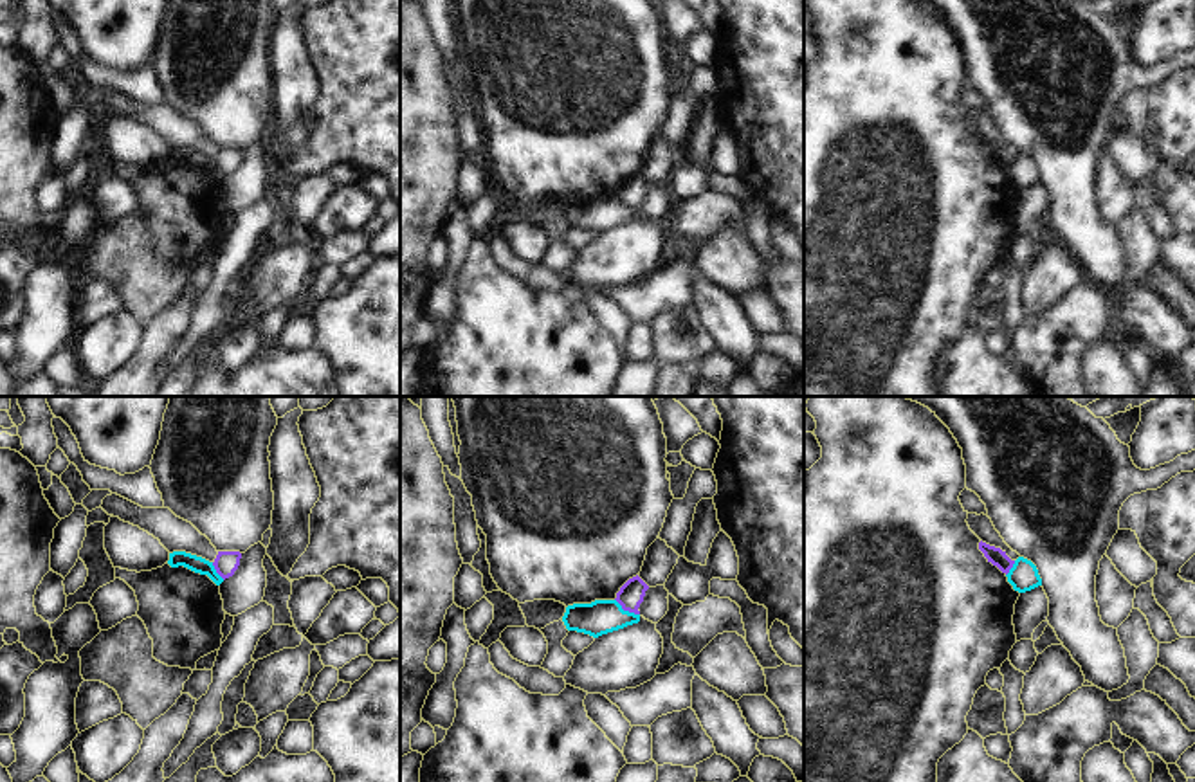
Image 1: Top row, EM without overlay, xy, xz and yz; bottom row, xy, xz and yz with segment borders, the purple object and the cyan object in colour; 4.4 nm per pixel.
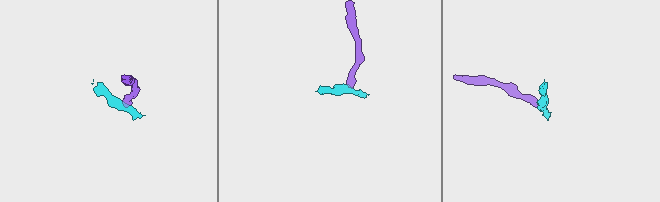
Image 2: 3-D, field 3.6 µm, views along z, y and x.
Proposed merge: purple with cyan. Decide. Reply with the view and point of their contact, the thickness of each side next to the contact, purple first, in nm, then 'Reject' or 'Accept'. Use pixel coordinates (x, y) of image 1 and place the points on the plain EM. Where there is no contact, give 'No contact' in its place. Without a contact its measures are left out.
Touches purple at xz (626, 206). Thickness 110 nm (purple) against 160 nm. Reject

